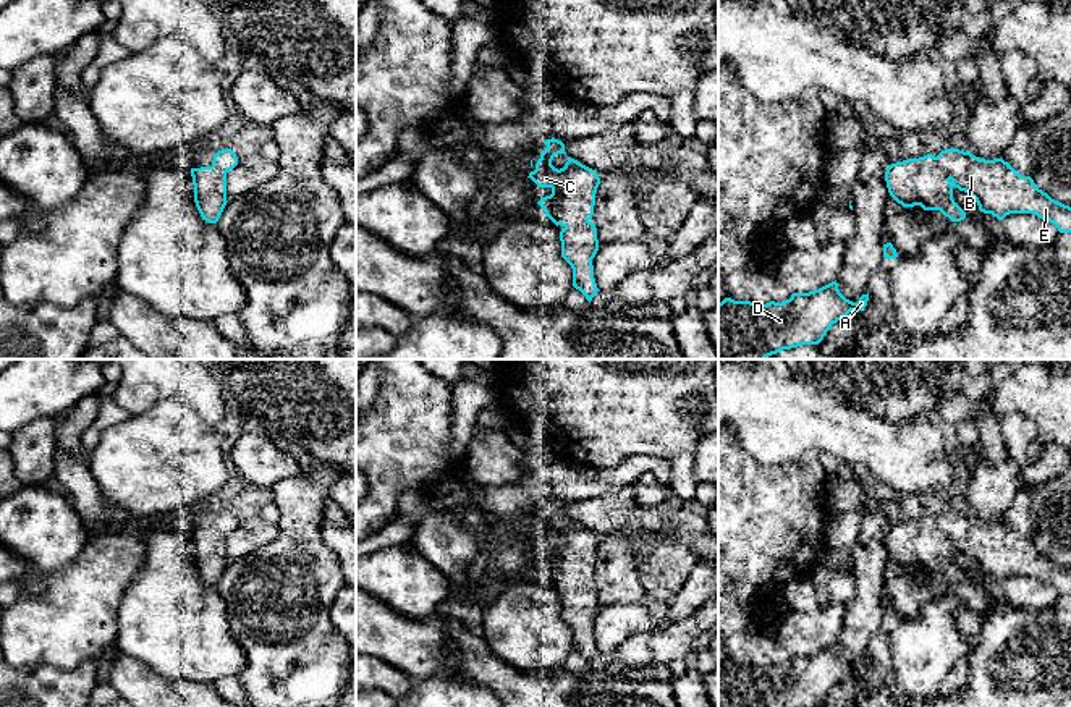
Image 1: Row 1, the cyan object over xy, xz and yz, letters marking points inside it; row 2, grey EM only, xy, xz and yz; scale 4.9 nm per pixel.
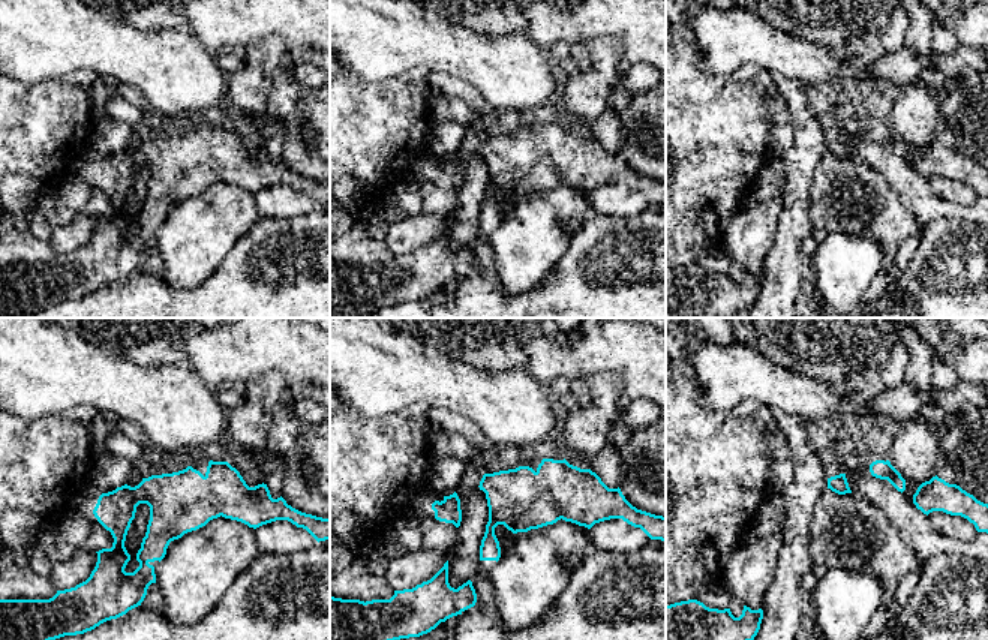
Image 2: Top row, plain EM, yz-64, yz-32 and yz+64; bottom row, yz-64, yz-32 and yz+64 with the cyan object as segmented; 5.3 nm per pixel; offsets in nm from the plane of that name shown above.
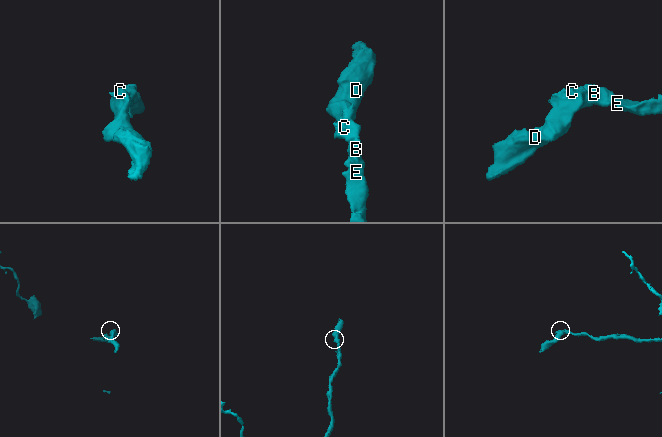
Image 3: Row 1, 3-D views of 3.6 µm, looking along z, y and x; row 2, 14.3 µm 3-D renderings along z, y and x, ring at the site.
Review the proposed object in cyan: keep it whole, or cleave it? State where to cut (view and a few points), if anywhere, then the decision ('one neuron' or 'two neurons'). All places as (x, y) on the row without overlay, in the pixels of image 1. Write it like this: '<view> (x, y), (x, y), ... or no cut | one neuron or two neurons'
no cut | one neuron

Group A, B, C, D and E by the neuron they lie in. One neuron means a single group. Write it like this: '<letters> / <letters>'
A B C D E

